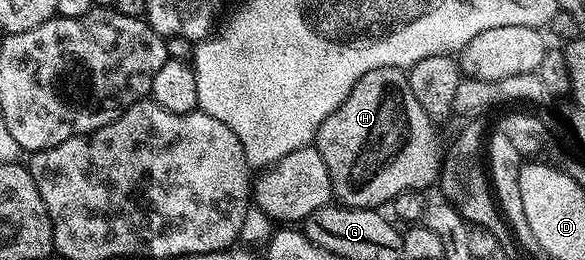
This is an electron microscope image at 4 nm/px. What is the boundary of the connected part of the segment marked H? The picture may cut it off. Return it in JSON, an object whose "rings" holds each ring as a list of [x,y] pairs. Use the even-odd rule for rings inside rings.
{"rings":[[[383,67],[370,69],[366,77],[362,77],[350,89],[346,101],[322,121],[316,130],[314,146],[326,161],[326,169],[330,173],[333,196],[345,207],[370,207],[380,209],[391,204],[394,197],[403,191],[423,192],[440,178],[442,162],[442,143],[436,140],[434,120],[428,116],[426,109],[414,101],[414,92],[408,84],[407,74],[399,67]]]}

